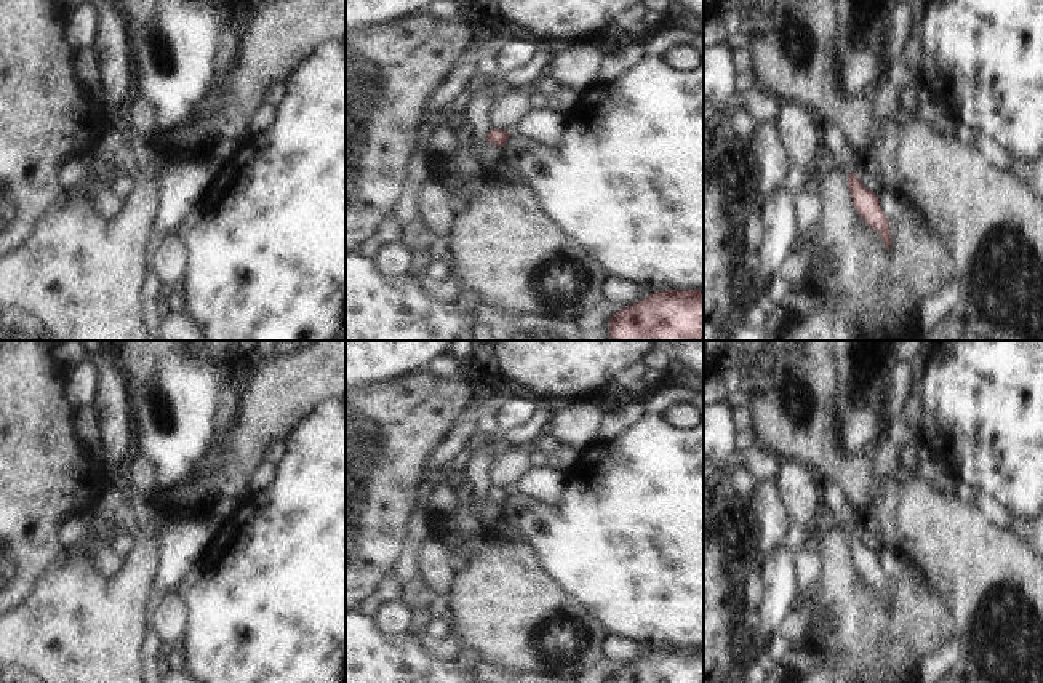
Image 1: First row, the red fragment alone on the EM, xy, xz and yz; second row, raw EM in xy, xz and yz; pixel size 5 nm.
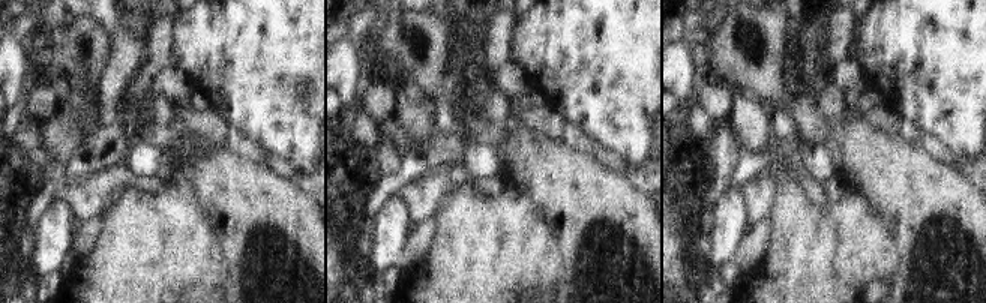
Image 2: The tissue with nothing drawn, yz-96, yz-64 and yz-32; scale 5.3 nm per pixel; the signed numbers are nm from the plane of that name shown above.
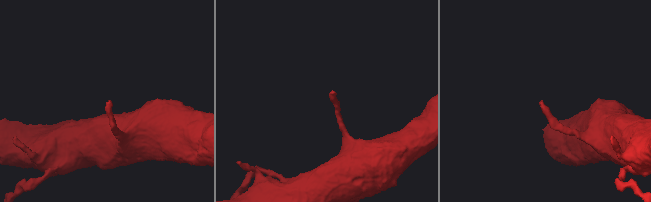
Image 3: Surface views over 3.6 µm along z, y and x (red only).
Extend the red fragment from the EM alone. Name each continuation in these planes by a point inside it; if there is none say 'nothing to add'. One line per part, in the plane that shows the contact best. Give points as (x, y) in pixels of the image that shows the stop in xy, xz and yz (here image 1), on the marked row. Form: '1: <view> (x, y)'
nothing to add

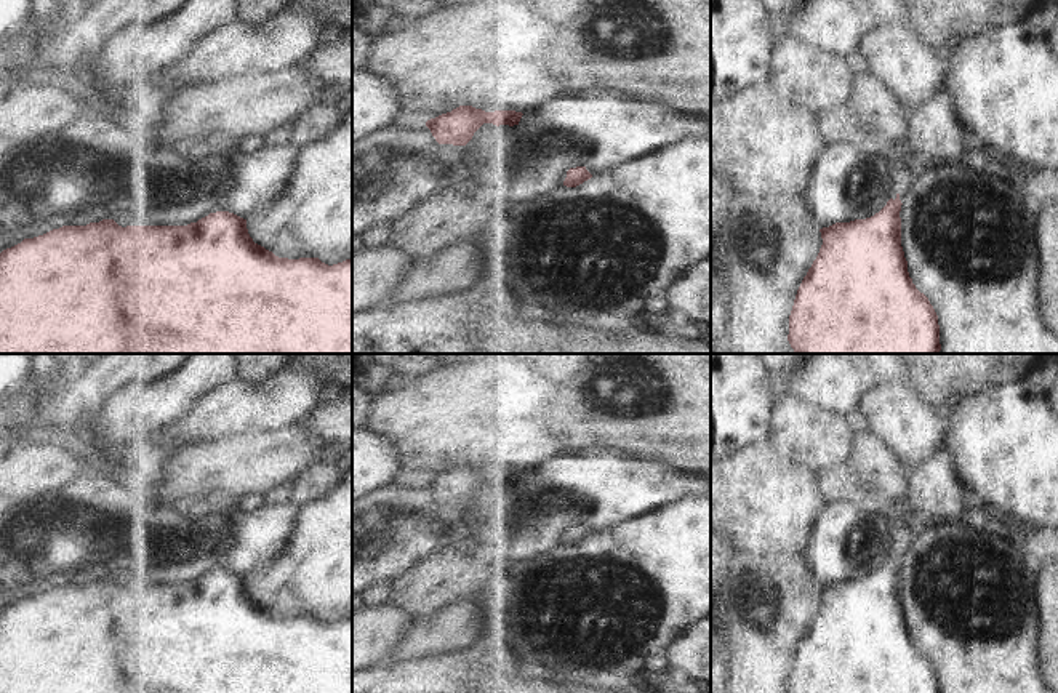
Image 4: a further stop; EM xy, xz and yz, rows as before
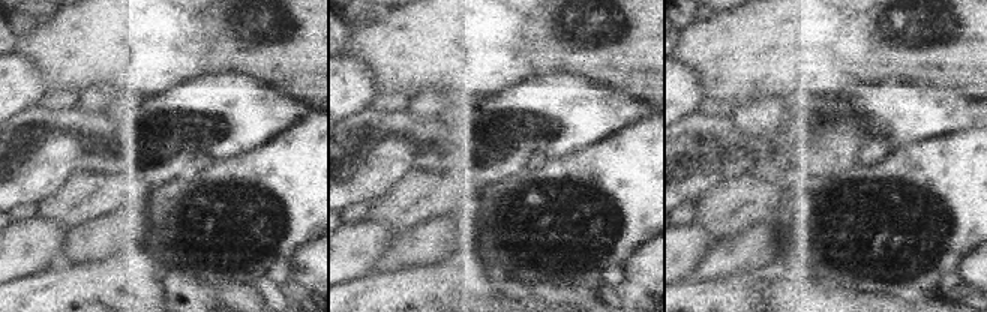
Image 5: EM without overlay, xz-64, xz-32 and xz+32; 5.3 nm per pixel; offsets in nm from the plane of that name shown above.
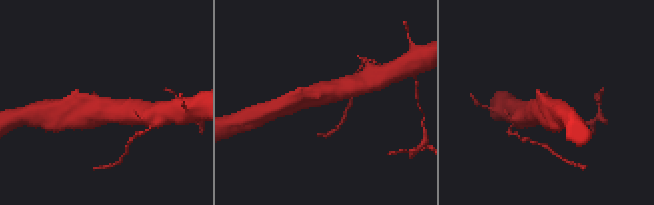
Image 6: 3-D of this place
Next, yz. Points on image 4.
1: yz (901, 156)

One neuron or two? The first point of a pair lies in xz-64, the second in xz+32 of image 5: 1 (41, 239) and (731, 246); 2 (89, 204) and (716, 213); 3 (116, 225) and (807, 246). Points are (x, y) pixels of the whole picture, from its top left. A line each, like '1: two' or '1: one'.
1: two
2: one
3: two

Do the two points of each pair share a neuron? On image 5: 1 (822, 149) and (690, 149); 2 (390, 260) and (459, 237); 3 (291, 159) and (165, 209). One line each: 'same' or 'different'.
1: same
2: same
3: same

